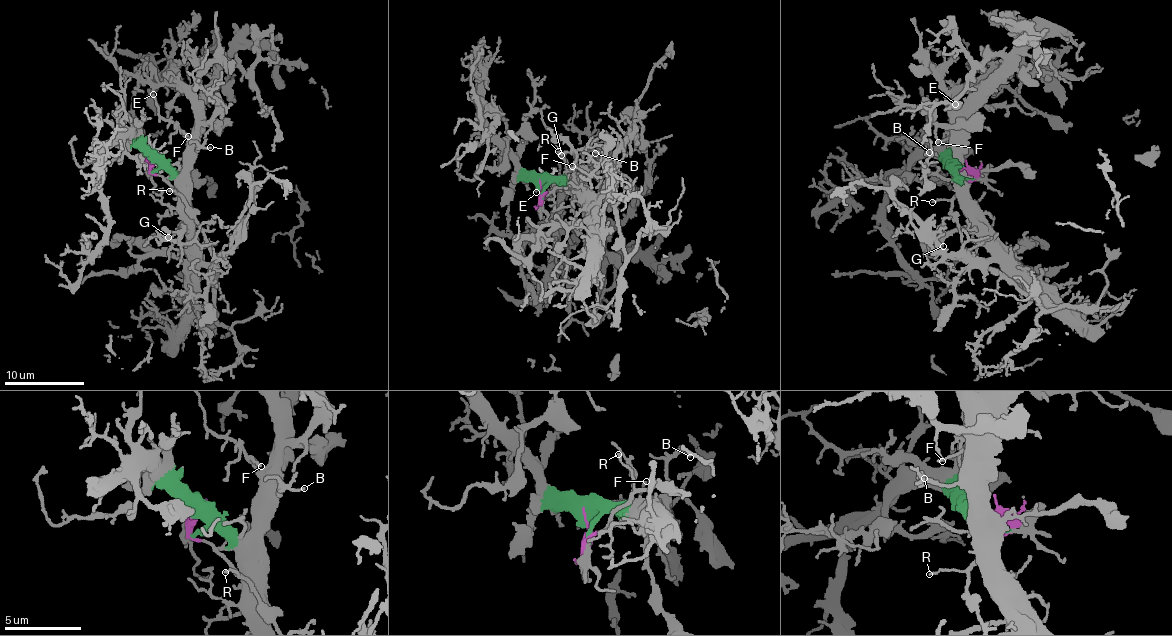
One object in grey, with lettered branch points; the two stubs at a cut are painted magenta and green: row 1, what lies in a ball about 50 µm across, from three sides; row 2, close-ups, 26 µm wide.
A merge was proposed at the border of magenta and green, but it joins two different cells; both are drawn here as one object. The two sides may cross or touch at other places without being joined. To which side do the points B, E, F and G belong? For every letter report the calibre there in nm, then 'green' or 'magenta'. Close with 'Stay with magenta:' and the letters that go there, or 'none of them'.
B: calibre 150 nm; green
E: calibre 140 nm; green
F: calibre 150 nm; green
G: calibre 130 nm; green
Stay with magenta: none of them

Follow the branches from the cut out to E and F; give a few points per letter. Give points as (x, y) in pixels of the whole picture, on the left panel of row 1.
E: (153, 161), (164, 161), (180, 171), (186, 147), (186, 137), (177, 126), (161, 116), (153, 93)
F: (153, 161), (164, 161), (180, 171), (186, 147), (181, 132), (188, 136)

